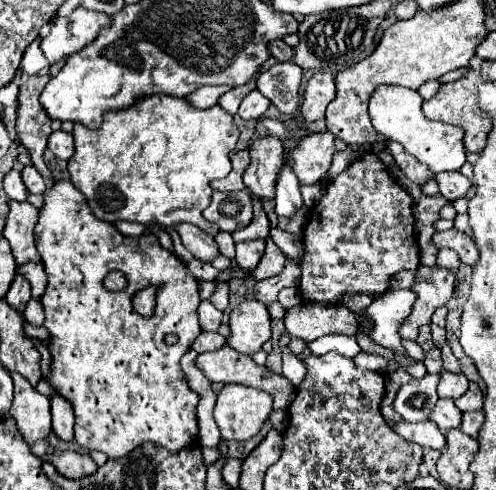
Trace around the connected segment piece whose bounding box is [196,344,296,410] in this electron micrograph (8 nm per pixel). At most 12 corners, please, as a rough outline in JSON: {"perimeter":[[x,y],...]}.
{"perimeter":[[228,344],[204,352],[196,366],[212,382],[272,394],[286,410],[296,388]]}

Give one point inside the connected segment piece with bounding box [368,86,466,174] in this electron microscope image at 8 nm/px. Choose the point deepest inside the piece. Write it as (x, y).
(395, 112)

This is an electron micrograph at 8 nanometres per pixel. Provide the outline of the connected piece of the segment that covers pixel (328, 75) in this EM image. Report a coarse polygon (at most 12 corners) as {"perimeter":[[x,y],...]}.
{"perimeter":[[316,72],[302,96],[306,124],[324,118],[334,98],[332,72]]}

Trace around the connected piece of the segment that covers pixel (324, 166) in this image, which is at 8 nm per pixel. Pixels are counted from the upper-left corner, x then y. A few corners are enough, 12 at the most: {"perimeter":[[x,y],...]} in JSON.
{"perimeter":[[330,132],[308,134],[296,148],[300,184],[320,182],[336,146]]}

